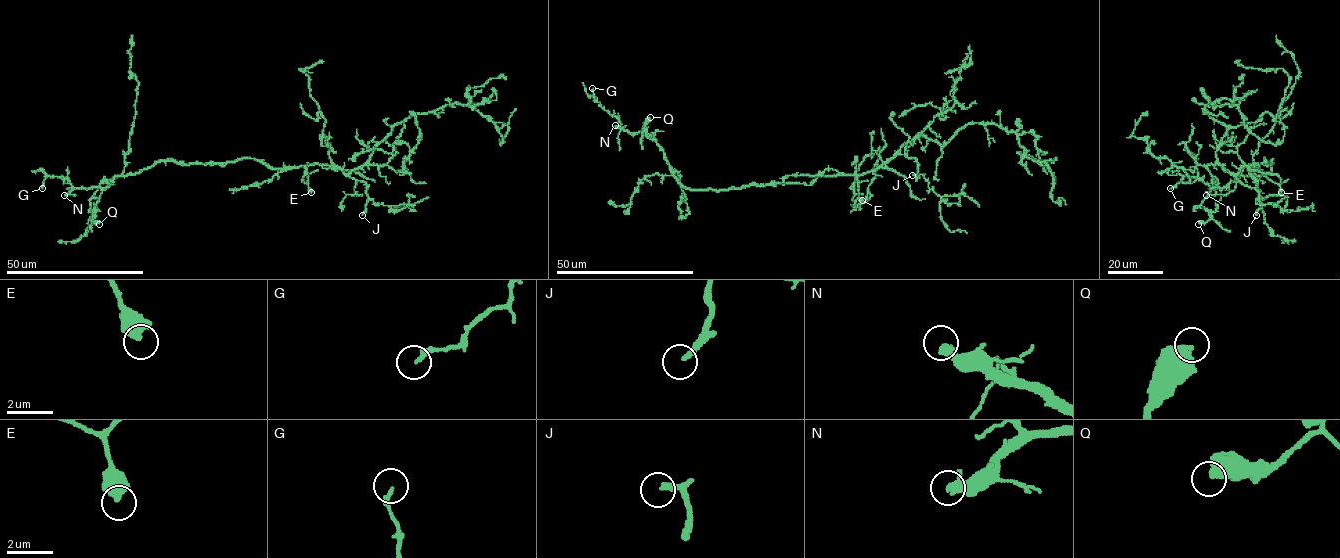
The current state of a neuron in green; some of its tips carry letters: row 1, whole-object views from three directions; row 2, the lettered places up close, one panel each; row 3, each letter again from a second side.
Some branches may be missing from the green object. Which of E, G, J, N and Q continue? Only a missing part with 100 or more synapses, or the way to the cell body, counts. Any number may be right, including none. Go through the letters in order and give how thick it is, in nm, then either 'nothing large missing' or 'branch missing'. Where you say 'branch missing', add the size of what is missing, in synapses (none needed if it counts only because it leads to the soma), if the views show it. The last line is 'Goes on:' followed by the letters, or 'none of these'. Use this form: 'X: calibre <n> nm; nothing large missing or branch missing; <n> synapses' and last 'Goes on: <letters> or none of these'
E: calibre 600 nm; nothing large missing
G: calibre 200 nm; nothing large missing
J: calibre 220 nm; branch missing
N: calibre 440 nm; branch missing; 120 synapses
Q: calibre 480 nm; nothing large missing
Goes on: J, N

